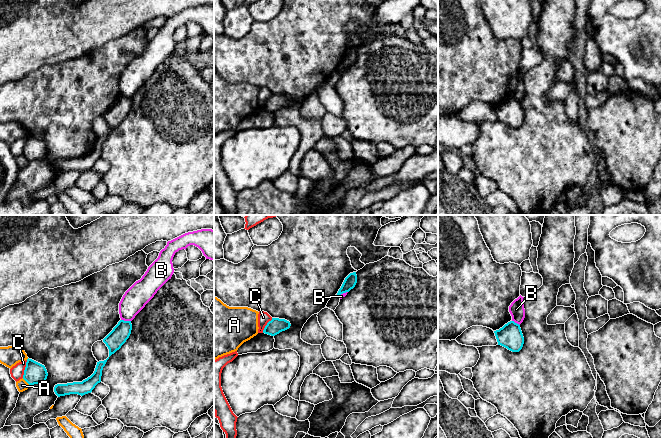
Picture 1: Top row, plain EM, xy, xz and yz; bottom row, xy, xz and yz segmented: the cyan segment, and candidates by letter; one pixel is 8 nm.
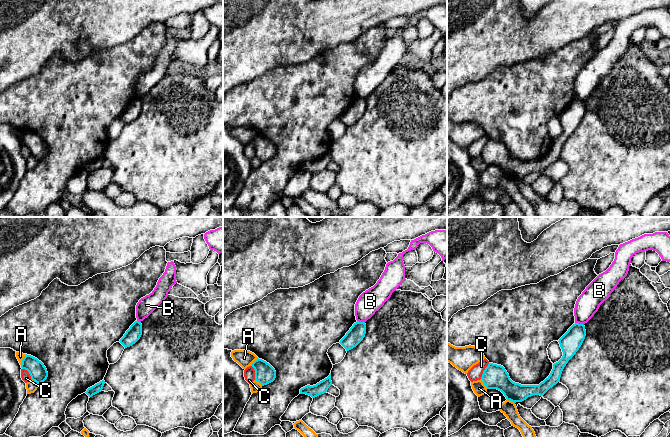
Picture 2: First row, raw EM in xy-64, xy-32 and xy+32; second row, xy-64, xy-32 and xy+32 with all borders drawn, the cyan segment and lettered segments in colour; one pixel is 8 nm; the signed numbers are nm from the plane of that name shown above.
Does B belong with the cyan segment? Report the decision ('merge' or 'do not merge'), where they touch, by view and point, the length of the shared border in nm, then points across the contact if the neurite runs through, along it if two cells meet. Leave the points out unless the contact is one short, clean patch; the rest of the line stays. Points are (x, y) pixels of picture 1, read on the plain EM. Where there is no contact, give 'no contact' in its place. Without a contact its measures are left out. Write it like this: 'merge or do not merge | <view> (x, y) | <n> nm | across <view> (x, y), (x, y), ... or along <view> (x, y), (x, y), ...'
do not merge | xy (126, 97) | 80 nm | along xy (121, 95), (130, 97)

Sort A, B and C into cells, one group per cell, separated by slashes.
A / B / C

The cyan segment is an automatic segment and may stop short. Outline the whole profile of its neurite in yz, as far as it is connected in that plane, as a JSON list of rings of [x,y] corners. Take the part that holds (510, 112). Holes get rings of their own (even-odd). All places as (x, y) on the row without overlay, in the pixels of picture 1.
[[[514,97],[505,100],[499,106],[494,107],[498,121],[512,128],[519,128],[524,120],[524,113],[520,101]]]

